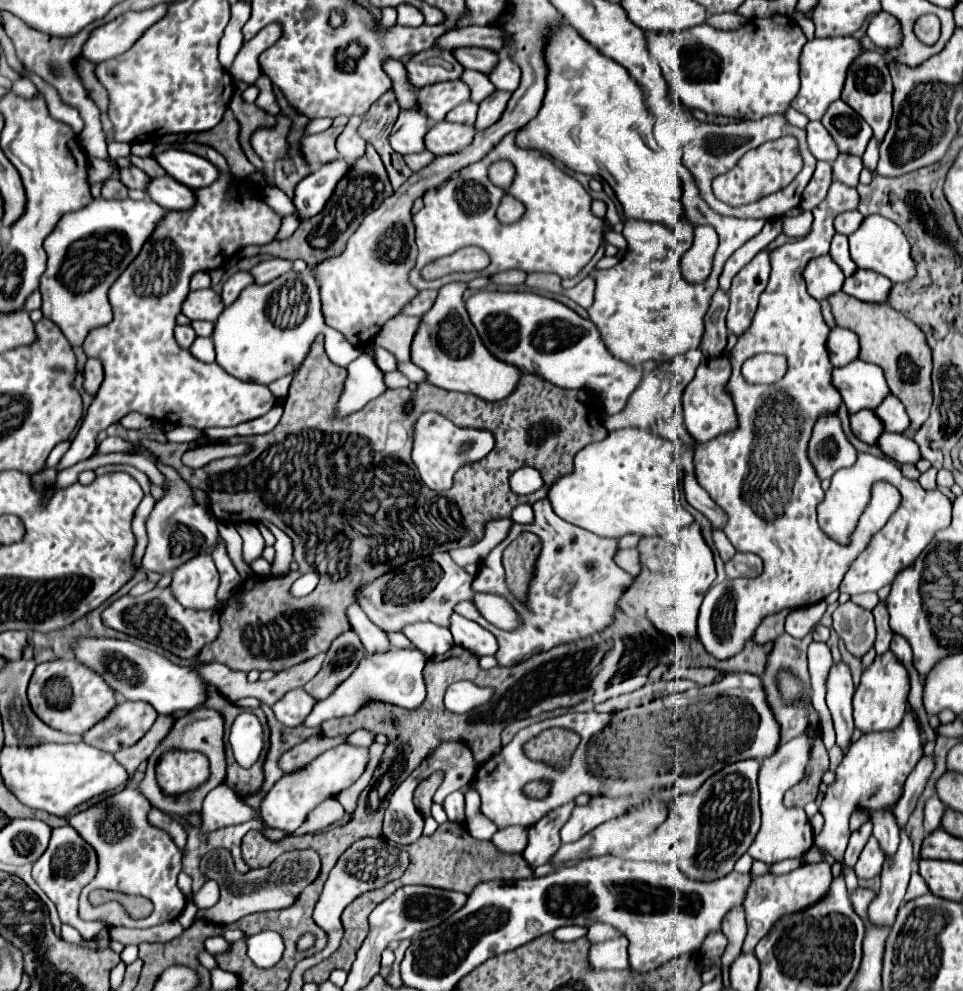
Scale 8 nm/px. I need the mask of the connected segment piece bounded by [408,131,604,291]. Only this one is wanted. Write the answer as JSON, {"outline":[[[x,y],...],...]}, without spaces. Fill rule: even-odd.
{"outline":[[[516,131],[508,133],[504,141],[500,141],[482,161],[456,171],[446,183],[424,193],[424,207],[412,217],[416,227],[418,259],[408,275],[408,281],[418,291],[440,289],[442,285],[456,279],[472,281],[480,275],[490,277],[508,269],[520,269],[526,273],[546,271],[566,279],[574,277],[598,251],[602,243],[604,221],[592,215],[592,197],[588,195],[588,191],[574,177],[564,173],[554,161],[550,161],[542,151],[518,149],[514,145],[514,135]],[[498,159],[508,159],[514,163],[516,177],[508,193],[526,205],[526,213],[514,225],[502,225],[496,219],[496,209],[506,191],[488,181],[488,167]],[[468,245],[480,247],[490,255],[490,265],[486,269],[470,273],[450,273],[436,281],[424,281],[420,277],[420,269],[426,263]]]}

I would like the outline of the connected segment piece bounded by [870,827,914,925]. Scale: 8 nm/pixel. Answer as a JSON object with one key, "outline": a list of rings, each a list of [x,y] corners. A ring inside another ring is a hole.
{"outline":[[[900,827],[900,845],[894,855],[888,855],[882,867],[882,887],[870,905],[870,921],[880,925],[892,925],[896,919],[898,907],[902,905],[910,873],[912,873],[912,839],[906,833],[906,827]]]}

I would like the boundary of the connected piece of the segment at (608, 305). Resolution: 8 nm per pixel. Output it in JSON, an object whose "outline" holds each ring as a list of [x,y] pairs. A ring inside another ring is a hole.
{"outline":[[[692,191],[690,195],[690,203],[686,197],[686,205],[684,205],[684,221],[678,227],[668,227],[662,223],[650,223],[650,221],[640,221],[640,219],[624,219],[624,239],[628,241],[628,249],[624,259],[612,267],[612,269],[604,269],[604,271],[592,271],[592,279],[596,283],[596,295],[594,295],[594,303],[588,307],[588,317],[596,323],[596,327],[600,329],[606,345],[612,349],[612,353],[616,353],[616,357],[620,357],[622,361],[628,361],[630,365],[642,365],[648,359],[656,359],[656,361],[670,361],[678,355],[684,355],[690,349],[696,349],[702,341],[704,335],[704,315],[710,307],[712,295],[718,289],[718,277],[722,273],[722,267],[726,263],[726,259],[738,249],[742,247],[750,237],[758,235],[760,229],[764,227],[766,219],[734,219],[734,217],[720,217],[716,213],[712,213],[712,209],[708,209],[708,205],[698,197],[696,191]],[[698,225],[712,225],[718,231],[720,237],[720,245],[718,251],[714,255],[714,267],[710,277],[700,283],[686,283],[680,271],[680,259],[682,255],[690,249],[692,245],[692,235],[694,235],[694,227]]]}

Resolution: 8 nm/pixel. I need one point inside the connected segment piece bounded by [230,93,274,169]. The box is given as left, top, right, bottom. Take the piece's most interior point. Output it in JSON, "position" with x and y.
{"position":[248,115]}

